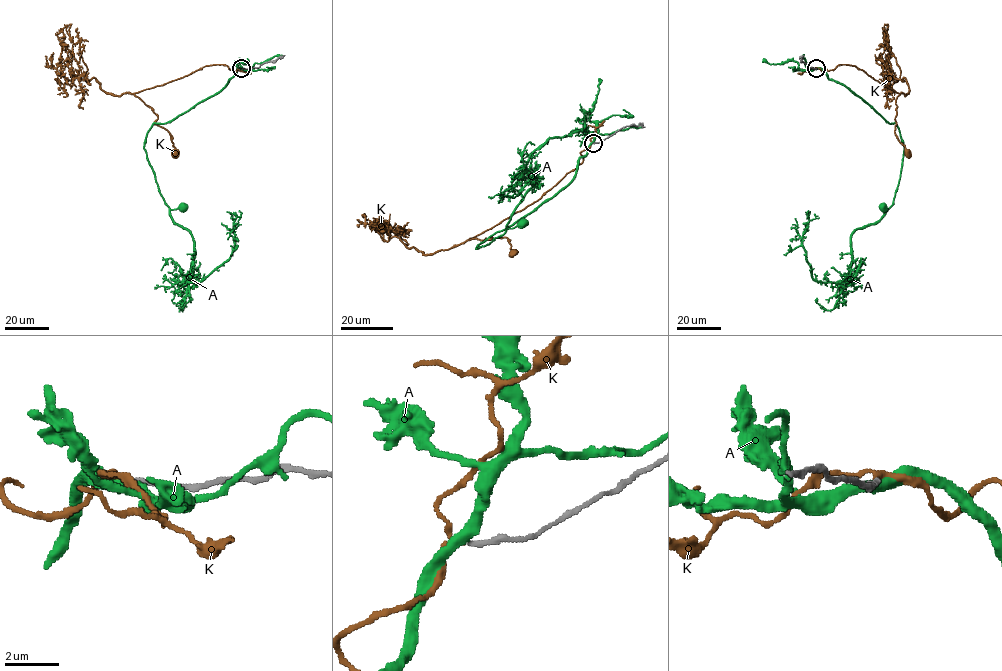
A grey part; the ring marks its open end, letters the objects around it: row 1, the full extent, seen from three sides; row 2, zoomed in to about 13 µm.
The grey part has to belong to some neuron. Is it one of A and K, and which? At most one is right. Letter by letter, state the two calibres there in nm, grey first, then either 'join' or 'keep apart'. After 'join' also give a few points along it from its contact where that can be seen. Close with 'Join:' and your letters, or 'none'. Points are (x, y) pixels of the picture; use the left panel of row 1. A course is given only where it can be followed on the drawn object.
A: 190/400 nm | keep apart
K: 180/160 nm | join | via (241, 68), (233, 71), (223, 64), (206, 65), (134, 93), (158, 116), (155, 122), (169, 133), (175, 152)
Join: K

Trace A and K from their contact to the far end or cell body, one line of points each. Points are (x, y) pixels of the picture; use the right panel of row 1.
A: (816, 68), (843, 84), (888, 123), (895, 123), (899, 131), (904, 149), (899, 182), (893, 203), (883, 208)
K: (816, 68), (828, 71), (839, 64), (854, 65), (899, 93), (894, 133), (908, 152)

